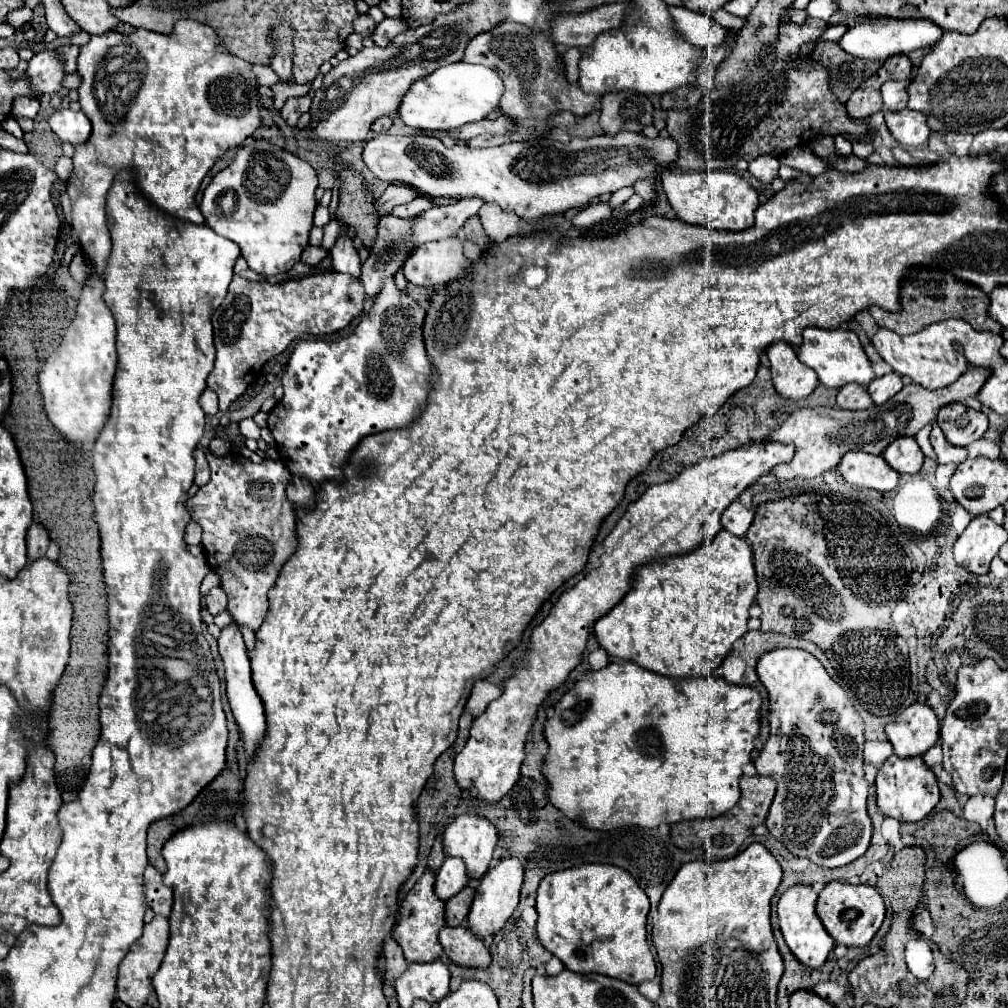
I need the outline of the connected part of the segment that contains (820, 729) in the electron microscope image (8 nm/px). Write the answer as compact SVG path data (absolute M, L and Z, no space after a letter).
M775 649L757 663L757 675L769 693L769 741L753 761L759 775L777 781L777 793L765 819L771 835L793 855L807 857L821 867L843 867L859 859L871 843L871 819L867 815L867 789L863 777L863 721L847 693L829 677L825 667L807 651Z

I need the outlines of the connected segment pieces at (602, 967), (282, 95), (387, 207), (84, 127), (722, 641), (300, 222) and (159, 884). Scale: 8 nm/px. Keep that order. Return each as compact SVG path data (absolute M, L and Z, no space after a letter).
M583 863L573 869L563 869L545 875L537 889L537 935L541 945L551 951L573 973L601 973L633 985L649 981L657 973L653 953L647 943L645 921L649 913L649 899L637 881L621 867L603 863Z
M278 82L271 87L274 92L274 105L284 105L287 99L291 97L299 97L307 94L311 88L311 83L298 85L296 83L286 84Z
M389 185L385 189L385 193L375 201L375 207L377 207L377 213L379 217L387 215L395 205L401 205L401 203L409 203L411 199L417 197L417 191L407 187L407 185Z
M57 109L49 117L49 125L51 125L51 131L57 133L61 141L69 141L73 145L85 143L91 135L91 121L81 111Z
M725 529L695 551L661 563L643 565L635 575L635 589L595 623L595 637L611 657L633 661L665 677L707 677L717 671L733 643L749 631L749 609L757 597L753 551L745 539L735 537Z
M255 141L253 145L241 147L233 163L213 177L213 181L205 189L199 209L207 225L215 233L239 245L241 255L245 257L249 269L269 277L289 271L301 259L303 249L309 245L309 231L313 227L315 212L315 189L317 189L317 173L307 161L265 141Z
M147 865L145 875L143 875L143 887L145 887L145 897L153 913L169 917L171 905L173 905L173 891L163 885L163 877L157 869Z

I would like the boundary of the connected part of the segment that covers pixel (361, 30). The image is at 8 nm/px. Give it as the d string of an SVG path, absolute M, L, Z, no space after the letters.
M359 15L353 21L353 27L355 27L355 33L359 33L361 37L371 37L373 35L373 29L377 27L377 23L369 15Z

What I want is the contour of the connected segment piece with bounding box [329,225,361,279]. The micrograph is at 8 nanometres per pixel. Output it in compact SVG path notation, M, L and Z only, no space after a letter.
M343 225L343 235L337 239L333 249L329 251L331 259L333 259L333 271L347 273L349 277L359 279L361 261L359 261L359 255L355 251L355 247L353 247L353 241L345 235L345 231L347 231L347 227Z

